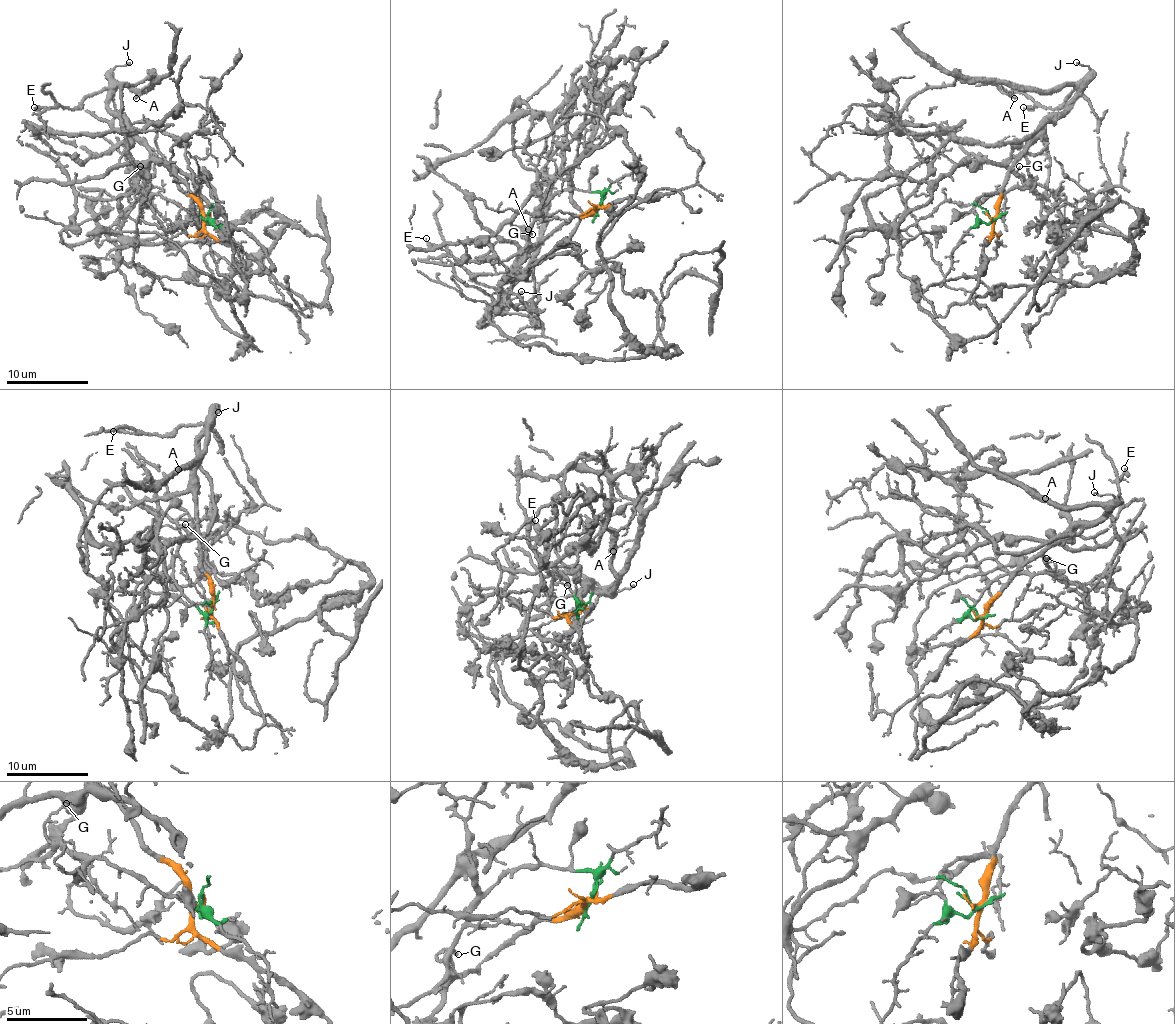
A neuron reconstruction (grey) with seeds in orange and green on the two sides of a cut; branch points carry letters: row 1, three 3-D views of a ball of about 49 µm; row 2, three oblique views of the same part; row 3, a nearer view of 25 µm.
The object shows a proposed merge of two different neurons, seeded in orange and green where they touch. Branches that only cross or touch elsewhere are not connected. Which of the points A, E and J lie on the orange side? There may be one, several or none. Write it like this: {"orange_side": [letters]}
{"orange_side": ["A", "E", "J"]}

